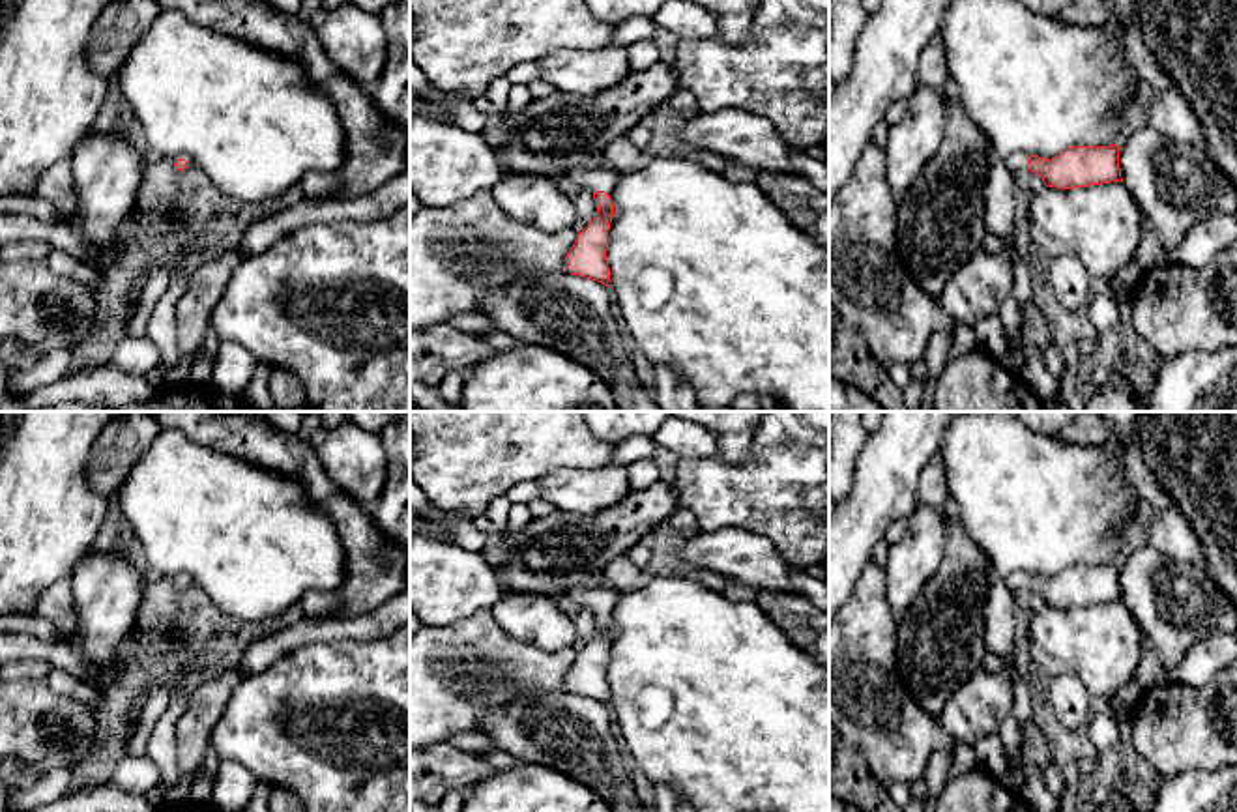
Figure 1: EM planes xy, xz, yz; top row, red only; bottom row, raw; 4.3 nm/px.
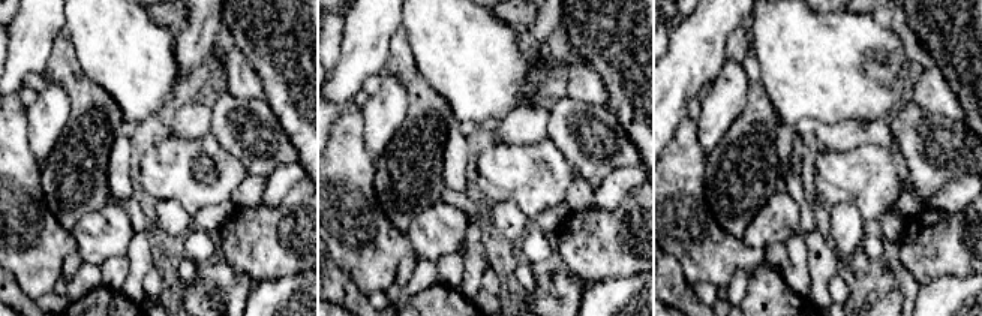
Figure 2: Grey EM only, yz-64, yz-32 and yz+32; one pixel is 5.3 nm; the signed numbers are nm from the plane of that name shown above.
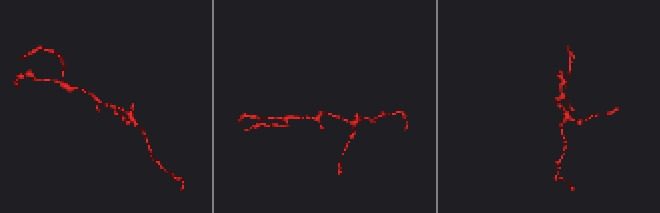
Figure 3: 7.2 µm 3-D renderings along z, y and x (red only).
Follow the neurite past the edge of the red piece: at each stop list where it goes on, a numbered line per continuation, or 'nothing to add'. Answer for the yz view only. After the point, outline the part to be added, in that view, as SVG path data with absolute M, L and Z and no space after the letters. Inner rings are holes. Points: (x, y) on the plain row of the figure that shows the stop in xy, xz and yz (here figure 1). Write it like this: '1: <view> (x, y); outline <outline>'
1: yz (1015, 580); outline M1018 571L1018 573L1011 573L1003 582L1005 582L1007 587L1016 595L1016 593L1020 593L1022 589L1026 589L1026 584L1027 584L1027 578L1029 578L1029 576L1031 576L1031 574Z

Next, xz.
1: xz (592, 597); outline M573 586L567 589L567 599L575 604L586 606L591 612L604 610L612 612L616 604L616 591L614 589L601 589L589 586Z

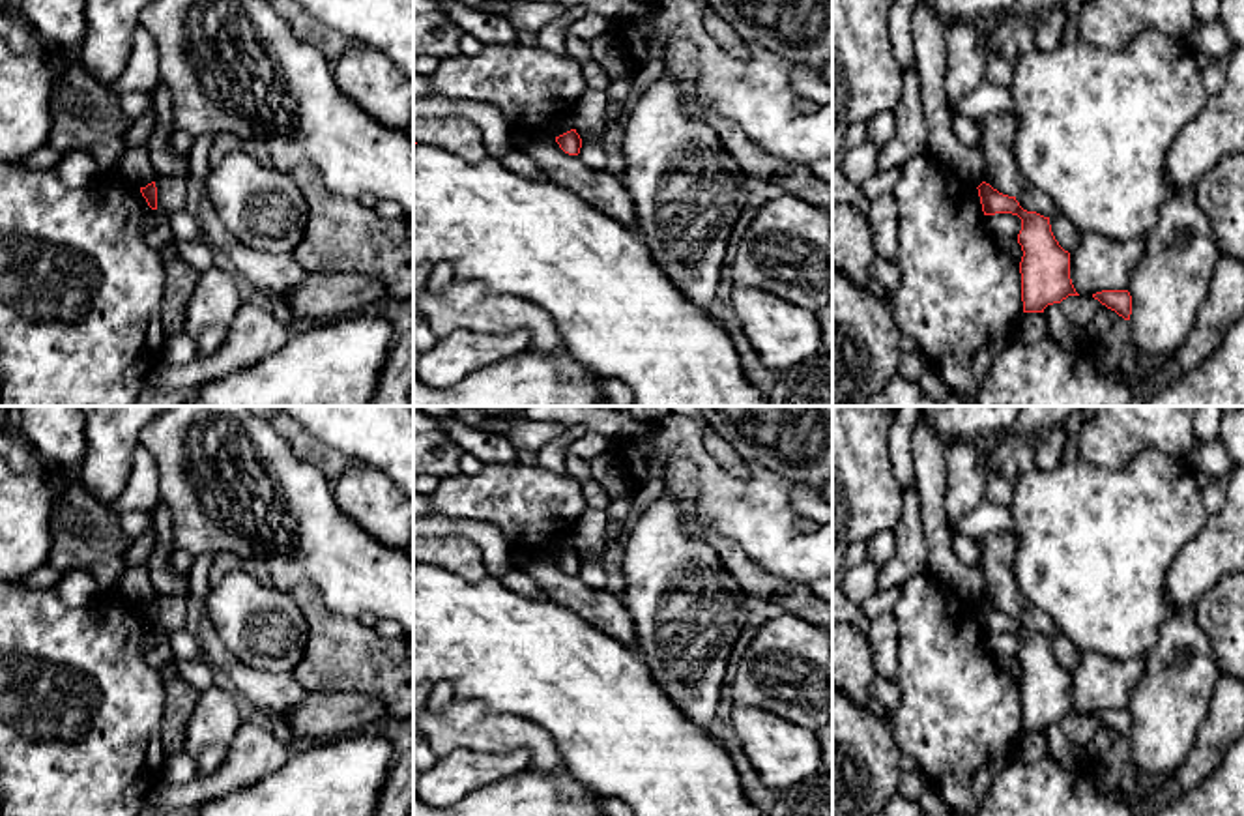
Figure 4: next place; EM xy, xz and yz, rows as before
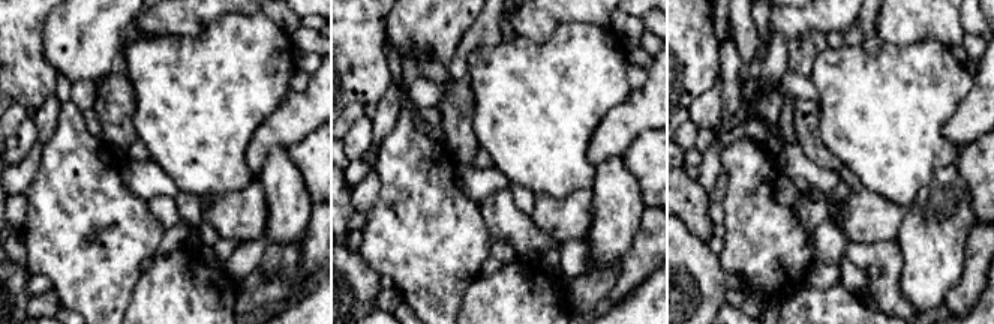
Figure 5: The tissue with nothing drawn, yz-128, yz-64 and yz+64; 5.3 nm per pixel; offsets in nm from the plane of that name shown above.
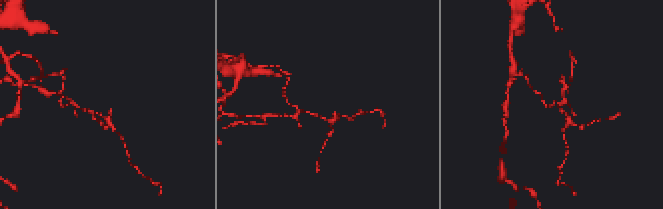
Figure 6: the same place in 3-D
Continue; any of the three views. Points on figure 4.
nothing to add

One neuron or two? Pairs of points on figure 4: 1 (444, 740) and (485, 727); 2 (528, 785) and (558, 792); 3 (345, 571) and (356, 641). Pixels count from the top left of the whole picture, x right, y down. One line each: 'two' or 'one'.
1: one
2: one
3: two

